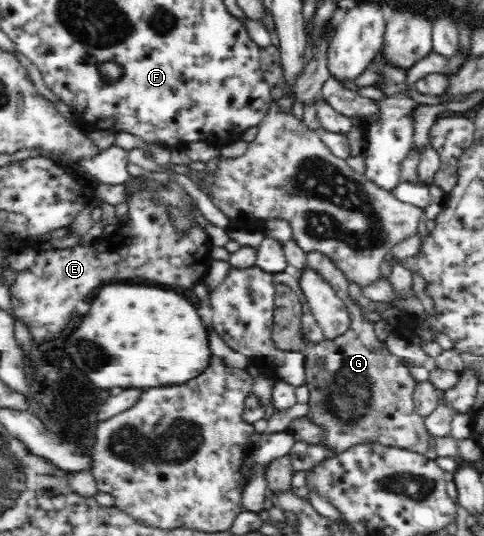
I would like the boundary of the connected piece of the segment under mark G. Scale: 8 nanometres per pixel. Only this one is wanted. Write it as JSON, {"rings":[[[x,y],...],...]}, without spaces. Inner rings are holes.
{"rings":[[[320,252],[307,253],[306,266],[322,275],[326,282],[345,302],[352,317],[350,329],[334,341],[314,345],[304,342],[301,337],[301,307],[294,302],[289,292],[279,287],[275,292],[273,310],[273,341],[280,349],[301,350],[307,355],[306,384],[308,406],[306,418],[316,423],[323,430],[323,439],[319,446],[340,454],[347,448],[362,443],[380,443],[385,447],[409,449],[425,455],[432,444],[428,443],[429,432],[423,424],[424,418],[413,406],[414,379],[406,363],[389,354],[385,344],[376,338],[376,320],[356,304],[356,298],[348,294],[348,280],[326,256]]]}

